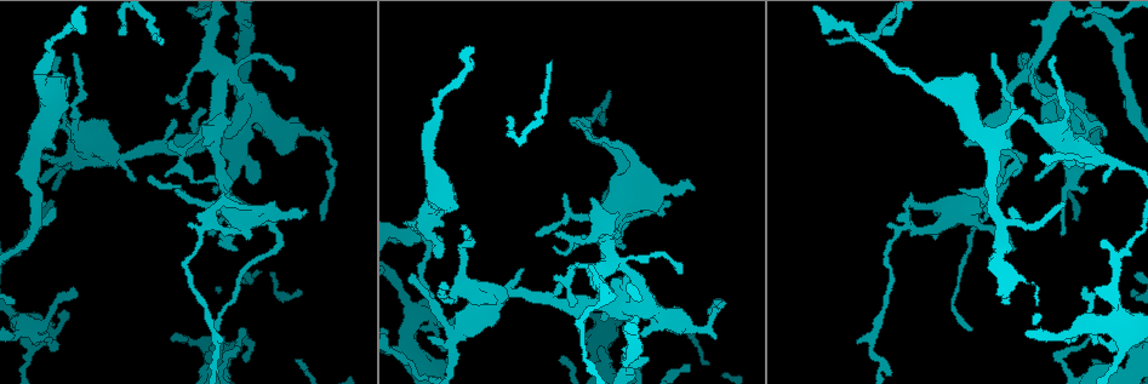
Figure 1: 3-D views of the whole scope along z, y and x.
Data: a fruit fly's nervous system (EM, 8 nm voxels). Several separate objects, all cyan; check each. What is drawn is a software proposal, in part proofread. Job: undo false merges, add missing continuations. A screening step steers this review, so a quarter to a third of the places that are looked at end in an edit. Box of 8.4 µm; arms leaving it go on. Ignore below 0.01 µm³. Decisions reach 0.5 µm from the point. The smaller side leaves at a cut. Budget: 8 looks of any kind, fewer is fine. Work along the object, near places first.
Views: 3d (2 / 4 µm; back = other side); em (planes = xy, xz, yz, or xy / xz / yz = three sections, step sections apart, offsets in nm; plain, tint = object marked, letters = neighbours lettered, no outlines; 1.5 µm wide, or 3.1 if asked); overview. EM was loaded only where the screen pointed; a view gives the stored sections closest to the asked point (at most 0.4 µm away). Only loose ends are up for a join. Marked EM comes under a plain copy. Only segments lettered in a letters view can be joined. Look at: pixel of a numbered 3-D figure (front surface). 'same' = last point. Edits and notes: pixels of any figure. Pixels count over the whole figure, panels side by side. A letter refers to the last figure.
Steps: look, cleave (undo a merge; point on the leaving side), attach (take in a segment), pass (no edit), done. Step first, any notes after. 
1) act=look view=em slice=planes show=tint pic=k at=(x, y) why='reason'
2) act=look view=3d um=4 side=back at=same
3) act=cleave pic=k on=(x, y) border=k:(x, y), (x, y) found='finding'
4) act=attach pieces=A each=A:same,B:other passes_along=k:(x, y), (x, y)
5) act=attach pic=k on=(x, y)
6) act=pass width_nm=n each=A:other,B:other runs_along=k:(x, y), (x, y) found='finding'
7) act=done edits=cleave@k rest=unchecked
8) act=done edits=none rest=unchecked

act=look view=3d um=2 pic=1 at=(53, 208) why='free end'

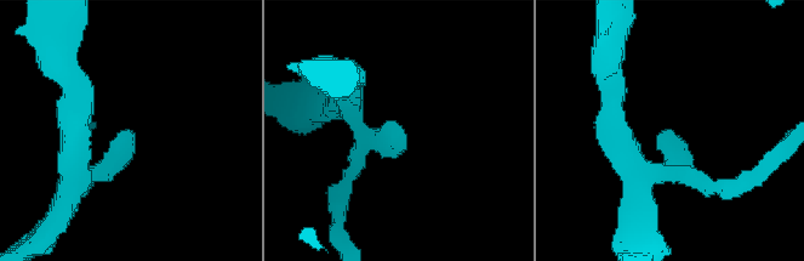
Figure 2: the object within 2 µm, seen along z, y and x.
act=look view=em slice=planes show=tint pic=2 at=(658, 137) arms=3 why='shape alone is not enough'

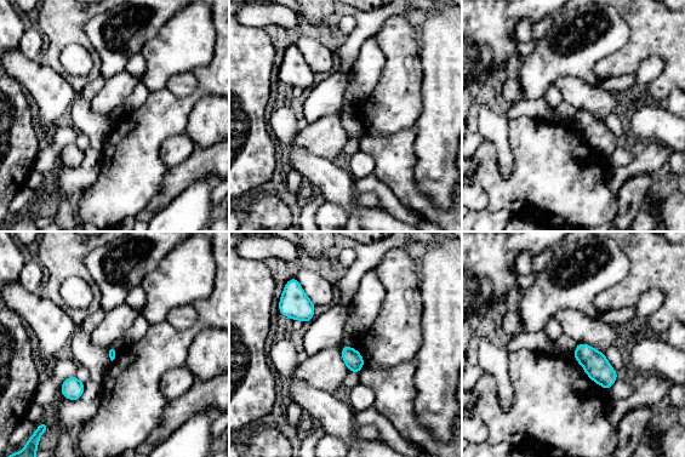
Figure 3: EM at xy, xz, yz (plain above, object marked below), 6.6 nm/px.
act=look view=em slice=planes show=letters at=same

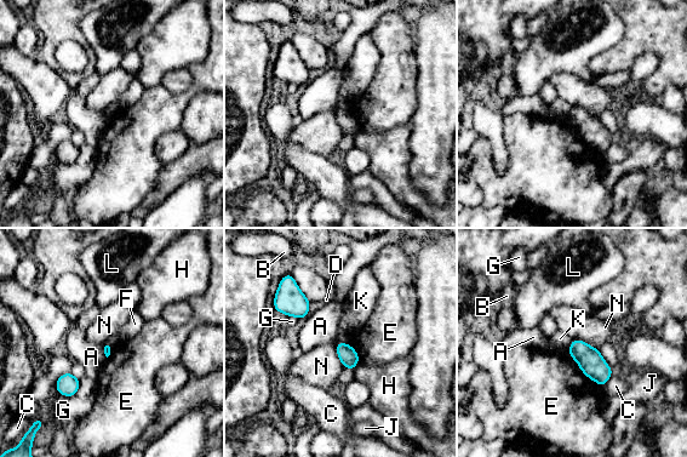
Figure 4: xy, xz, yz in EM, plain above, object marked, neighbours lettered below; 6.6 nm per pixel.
act=pass longest_contact=E:300nm each=A:other,B:other,C:other,D:other,E:other,F:other,G:other,H:other,J:other,K:other,L:other,N:other border=4:(337, 341), (349, 344) found='no lettered segment goes on from it'

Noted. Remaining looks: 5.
act=look view=3d um=4 side=back pic=1 at=(604, 319) why='an open end'

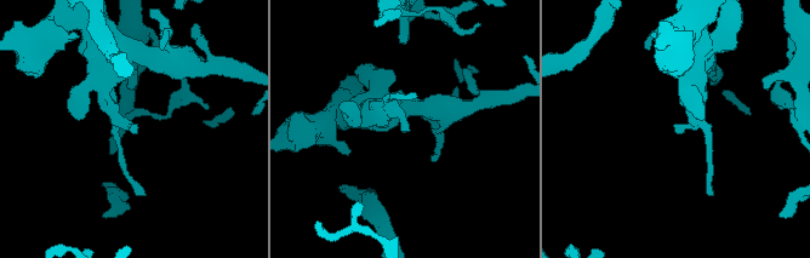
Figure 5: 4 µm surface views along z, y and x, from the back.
act=look view=em slice=planes show=letters pic=5 at=(404, 132) why='now the EM'

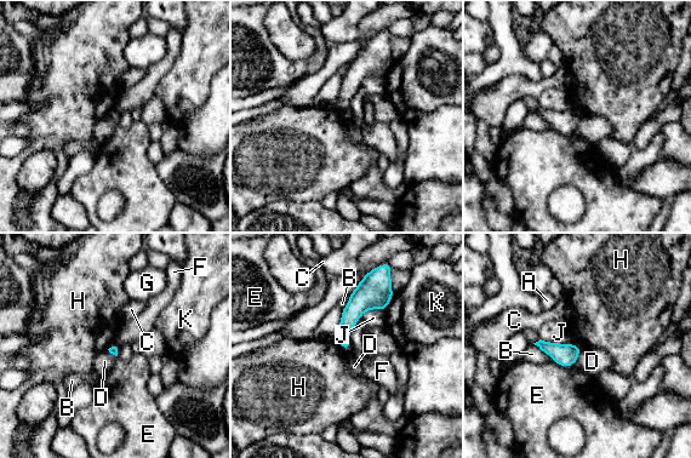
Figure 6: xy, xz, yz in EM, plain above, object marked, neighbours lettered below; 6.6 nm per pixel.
act=pass each=A:other,B:other,C:other,D:other,E:other,F:other,G:other,H:other,J:other,K:other found='none of them fits'

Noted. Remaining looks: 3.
act=look view=3d um=2 pic=1 at=(1132, 352) why='sudden change in width'

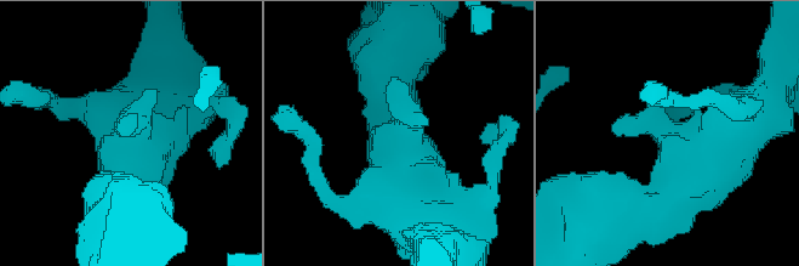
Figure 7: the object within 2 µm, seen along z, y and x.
act=look view=em slice=xy step=4 show=letters pic=7 at=(400, 138) arms=3

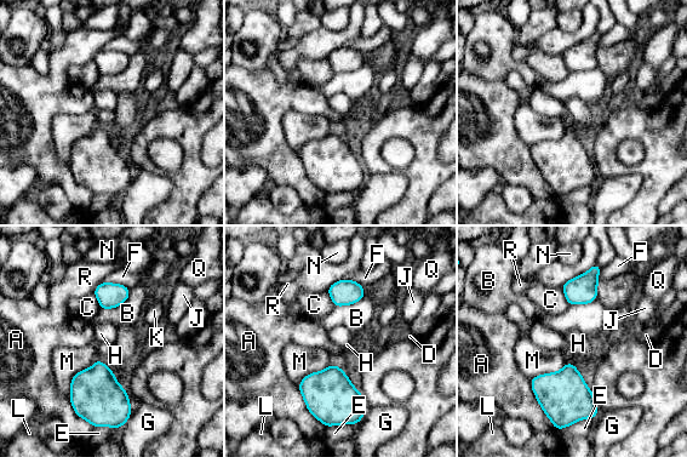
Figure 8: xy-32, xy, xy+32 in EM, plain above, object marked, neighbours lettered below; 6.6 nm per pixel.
act=look view=em slice=planes show=letters at=same why='another direction'

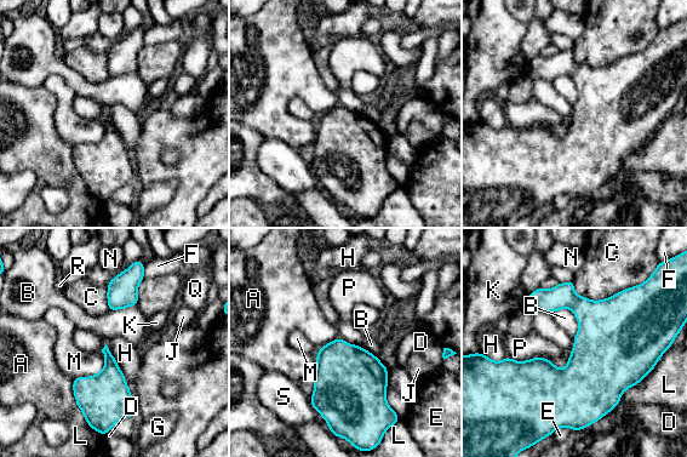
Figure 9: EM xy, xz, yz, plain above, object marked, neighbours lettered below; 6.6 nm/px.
act=pass longest_contact=C:500nm each=A:other,B:other,C:other,D:other,E:other,F:other,G:other,H:other,J:other,K:other,L:other,M:other,N:other,P:other,Q:other,R:other,S:other border=9:(338, 337), (360, 347) found='all the same neuron'

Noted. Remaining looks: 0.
act=done edits=none rest=unchecked

